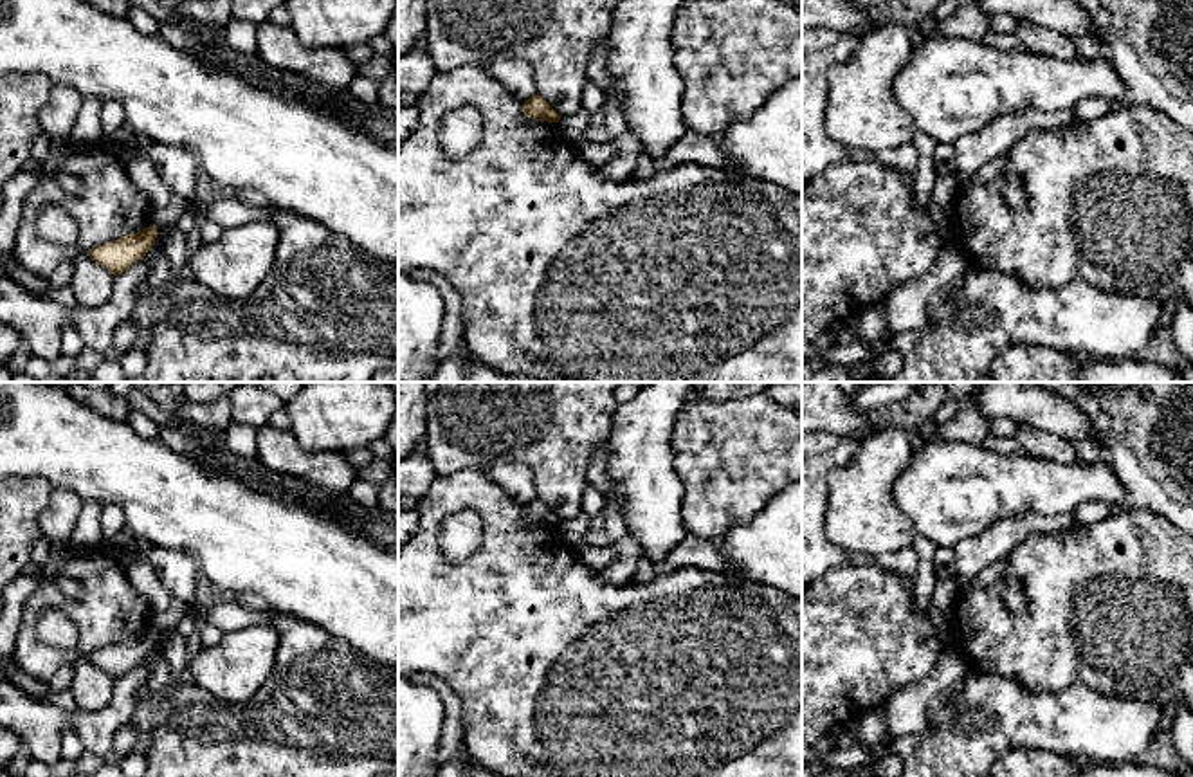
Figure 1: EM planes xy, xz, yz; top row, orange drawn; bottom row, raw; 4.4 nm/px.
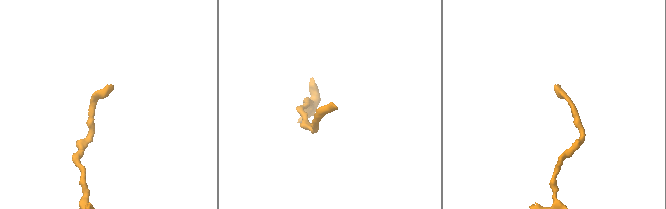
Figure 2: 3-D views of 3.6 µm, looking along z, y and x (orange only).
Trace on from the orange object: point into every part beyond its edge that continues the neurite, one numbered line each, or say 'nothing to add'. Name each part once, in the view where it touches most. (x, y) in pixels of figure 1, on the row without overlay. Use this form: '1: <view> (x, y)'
nothing to add

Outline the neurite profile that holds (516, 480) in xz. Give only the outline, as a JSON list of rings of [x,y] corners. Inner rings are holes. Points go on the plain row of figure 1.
[[[497,463],[487,467],[492,481],[514,501],[528,505],[537,498],[535,476],[526,463]]]

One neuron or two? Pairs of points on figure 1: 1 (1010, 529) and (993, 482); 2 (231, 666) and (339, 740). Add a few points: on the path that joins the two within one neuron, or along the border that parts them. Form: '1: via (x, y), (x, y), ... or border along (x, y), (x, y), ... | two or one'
1: border along (1047, 514), (1020, 512), (1008, 516), (968, 538) | two
2: border along (276, 646), (269, 676), (245, 700), (220, 700) | two

